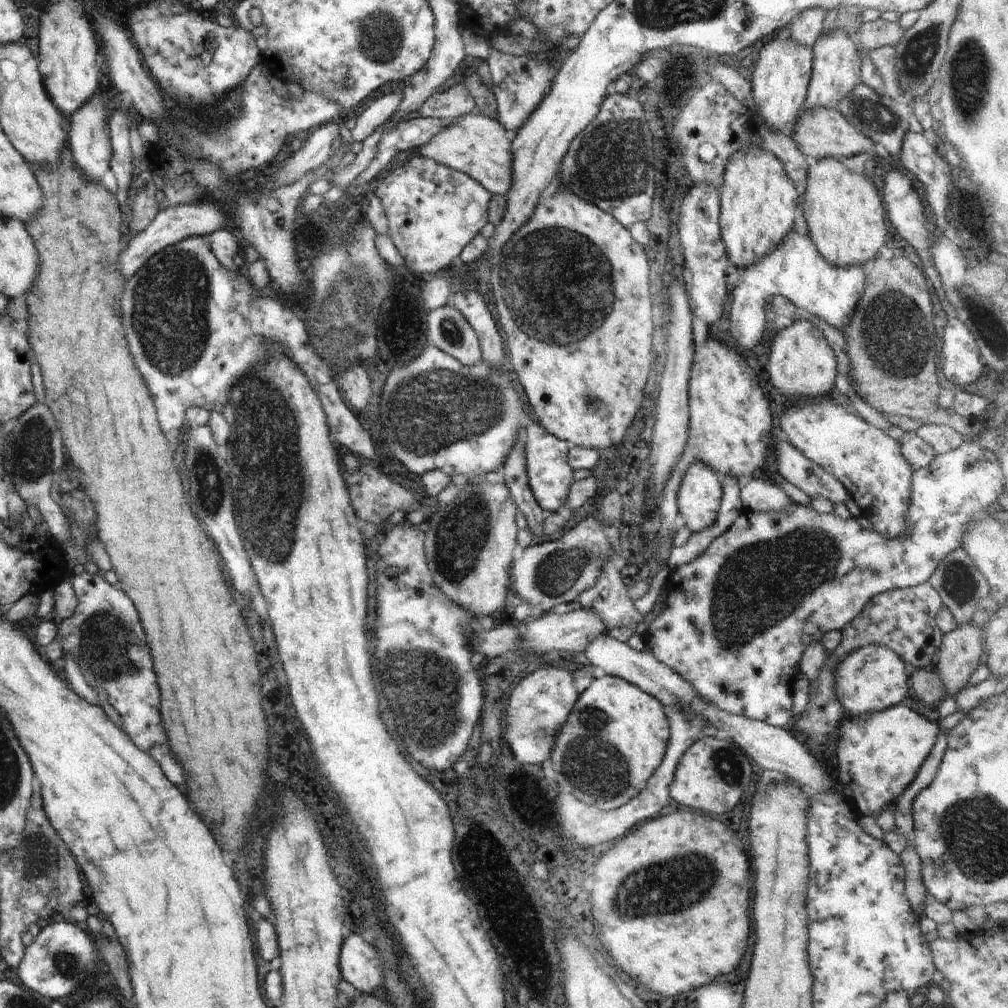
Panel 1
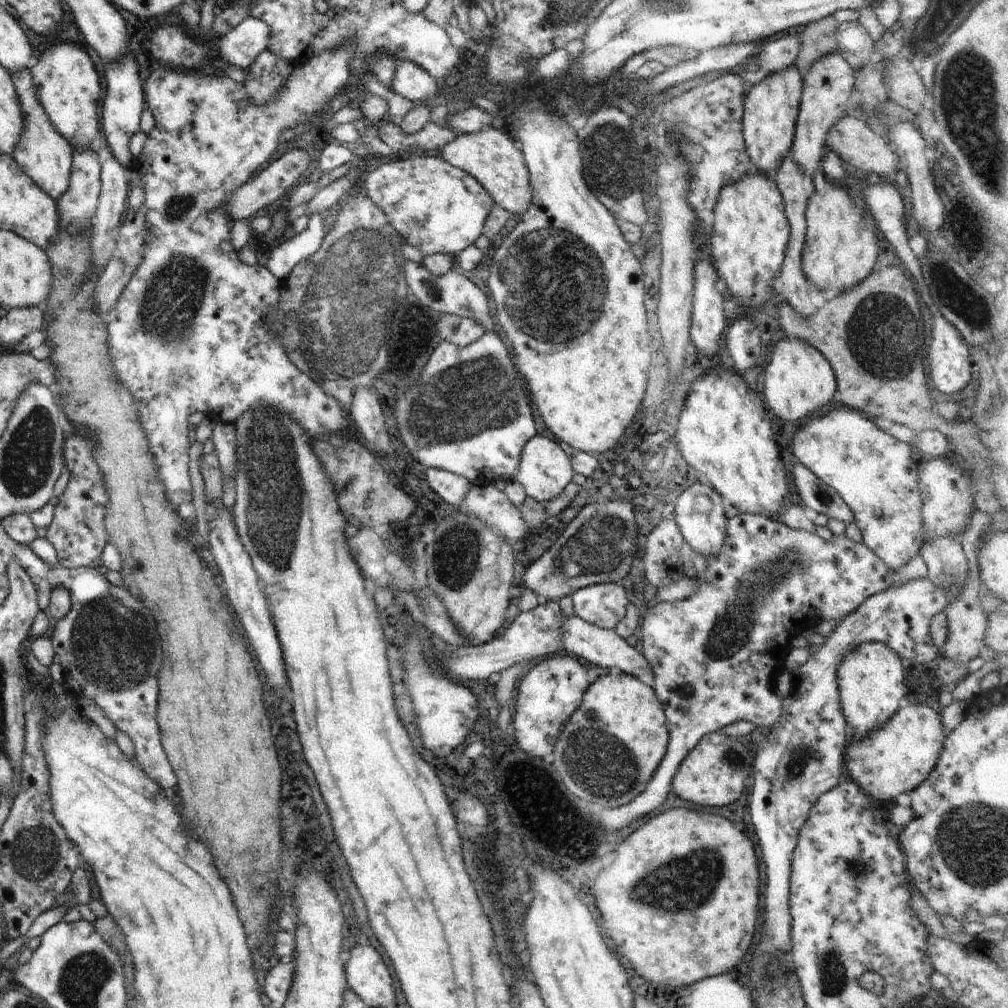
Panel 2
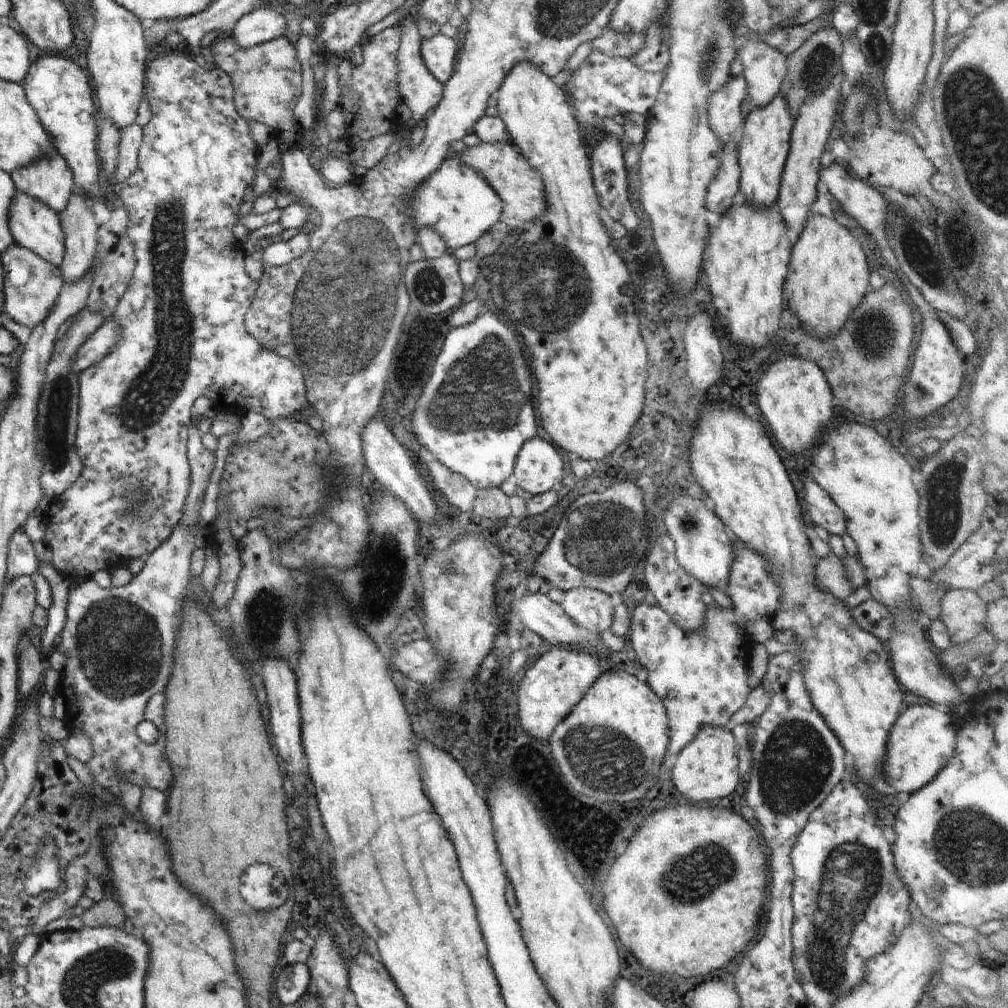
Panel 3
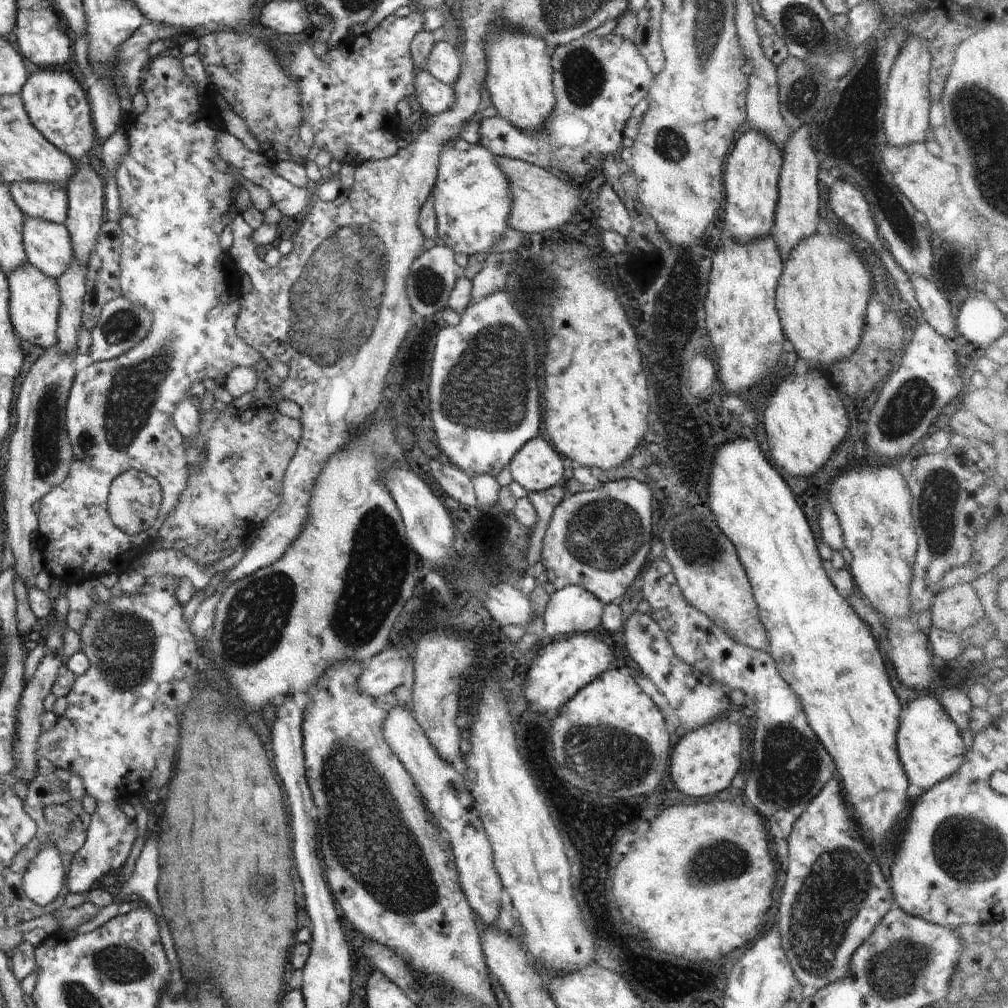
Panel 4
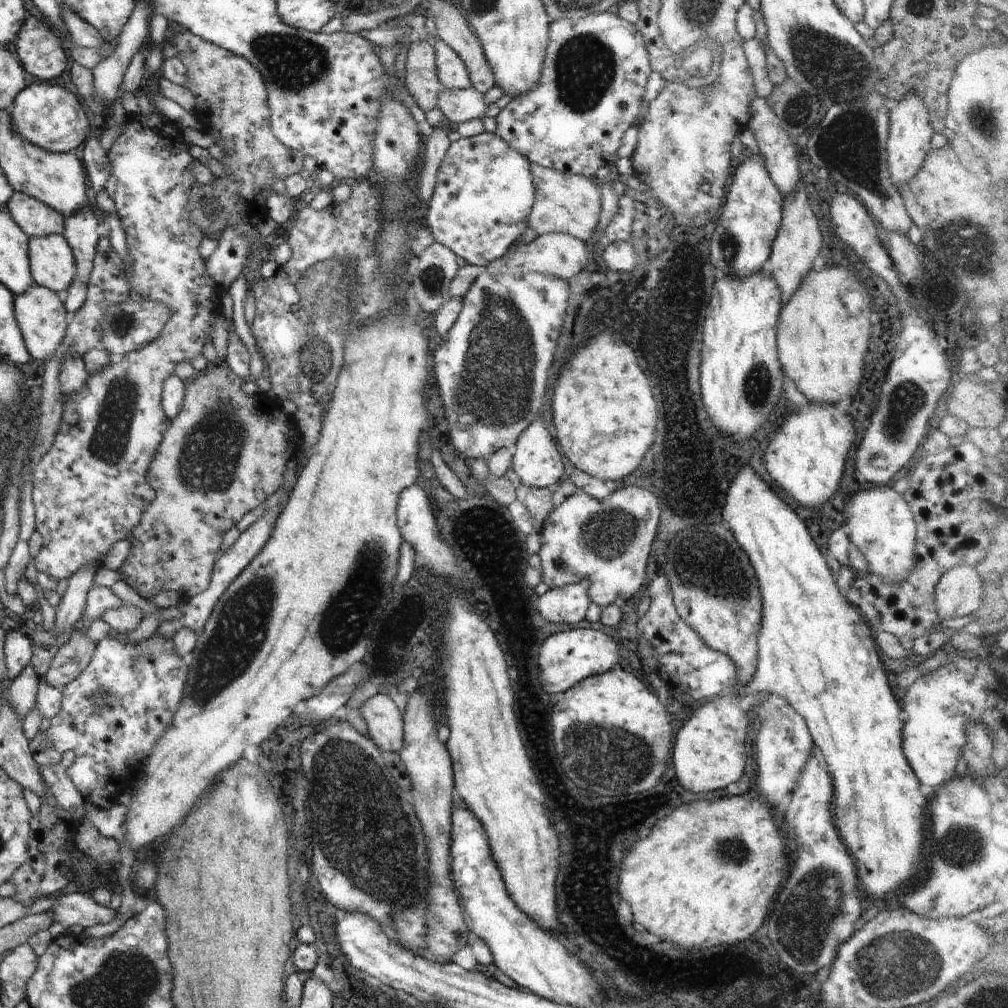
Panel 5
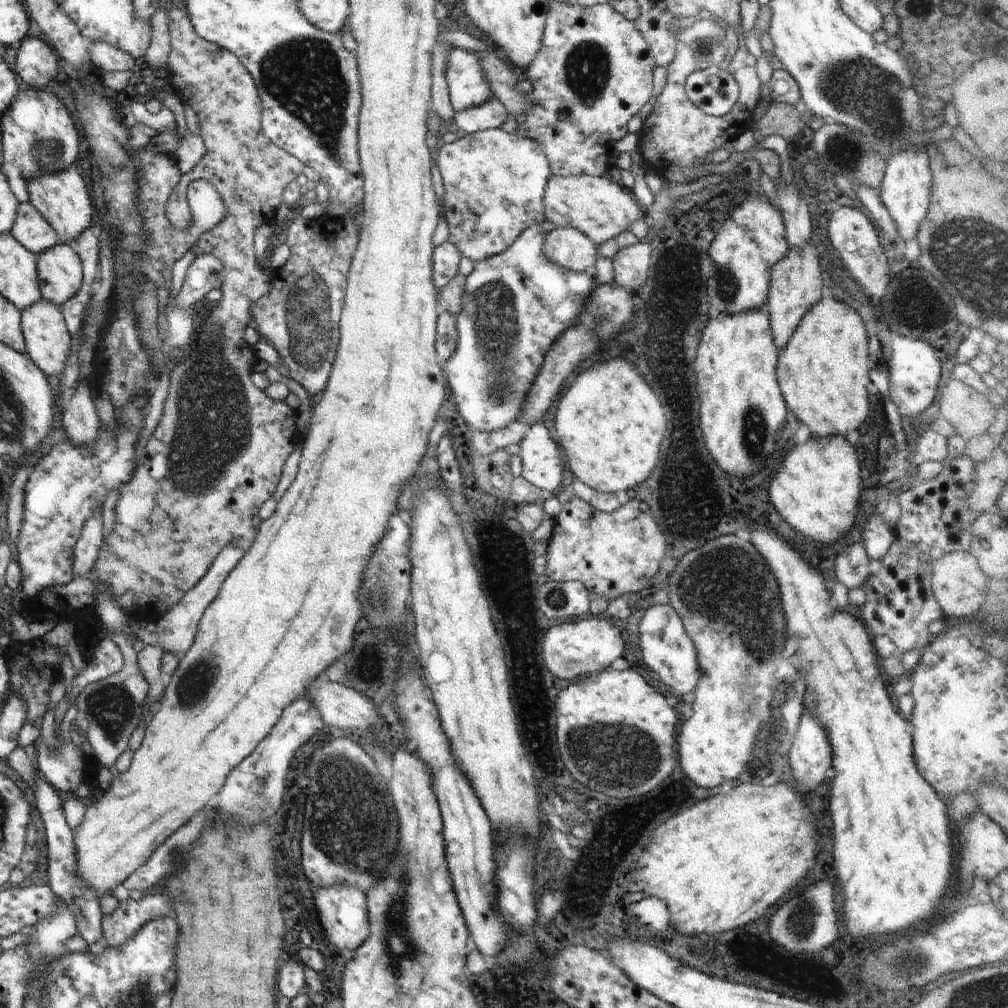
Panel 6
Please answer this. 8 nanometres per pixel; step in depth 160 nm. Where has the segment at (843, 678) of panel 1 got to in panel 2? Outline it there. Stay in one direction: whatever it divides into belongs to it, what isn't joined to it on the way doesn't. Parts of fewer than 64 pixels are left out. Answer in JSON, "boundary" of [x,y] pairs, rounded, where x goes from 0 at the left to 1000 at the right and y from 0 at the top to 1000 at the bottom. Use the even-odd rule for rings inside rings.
{"boundary":[[[853,638],[841,648],[830,665],[836,709],[845,718],[843,729],[855,732],[876,719],[898,696],[901,688],[894,653],[877,638]]]}

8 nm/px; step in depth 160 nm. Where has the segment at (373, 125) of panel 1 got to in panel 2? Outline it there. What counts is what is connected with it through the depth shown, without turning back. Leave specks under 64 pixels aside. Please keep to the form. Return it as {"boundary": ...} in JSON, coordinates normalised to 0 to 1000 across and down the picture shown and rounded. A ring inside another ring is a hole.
{"boundary":[[[397,61],[393,63],[388,88],[411,103],[420,103],[425,97],[436,95],[431,79],[407,61]]]}

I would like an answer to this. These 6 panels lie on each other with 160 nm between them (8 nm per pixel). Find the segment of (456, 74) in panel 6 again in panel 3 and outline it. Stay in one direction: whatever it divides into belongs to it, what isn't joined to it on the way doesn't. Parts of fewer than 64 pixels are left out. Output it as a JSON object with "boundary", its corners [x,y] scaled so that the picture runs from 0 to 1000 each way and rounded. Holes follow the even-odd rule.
{"boundary":[[[435,33],[428,37],[418,38],[418,57],[429,75],[439,84],[450,73],[450,63],[452,63],[452,52],[454,52],[452,40]]]}

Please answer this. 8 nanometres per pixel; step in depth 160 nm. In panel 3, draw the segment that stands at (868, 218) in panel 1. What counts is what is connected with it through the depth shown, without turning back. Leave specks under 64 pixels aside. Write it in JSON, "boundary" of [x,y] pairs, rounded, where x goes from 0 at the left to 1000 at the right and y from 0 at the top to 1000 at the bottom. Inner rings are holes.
{"boundary":[[[806,210],[786,248],[777,282],[783,290],[780,300],[787,306],[788,318],[794,319],[794,323],[805,332],[818,336],[836,324],[840,313],[864,287],[859,252],[853,240],[831,220],[828,213],[816,214]]]}

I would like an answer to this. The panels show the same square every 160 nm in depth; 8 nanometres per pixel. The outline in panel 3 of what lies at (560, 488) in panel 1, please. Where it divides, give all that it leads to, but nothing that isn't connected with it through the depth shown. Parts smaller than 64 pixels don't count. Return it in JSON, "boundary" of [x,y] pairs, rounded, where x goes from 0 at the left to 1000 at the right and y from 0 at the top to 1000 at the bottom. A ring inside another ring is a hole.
{"boundary":[[[530,434],[523,437],[515,446],[508,474],[513,482],[534,492],[554,484],[561,472],[560,458],[552,444]]]}

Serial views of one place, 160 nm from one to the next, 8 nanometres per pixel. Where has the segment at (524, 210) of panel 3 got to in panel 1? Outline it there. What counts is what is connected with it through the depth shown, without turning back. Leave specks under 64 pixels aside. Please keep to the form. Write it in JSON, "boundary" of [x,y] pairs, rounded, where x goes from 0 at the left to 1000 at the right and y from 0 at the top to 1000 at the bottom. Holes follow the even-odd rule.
{"boundary":[[[468,111],[454,116],[448,123],[438,127],[415,153],[459,171],[476,182],[486,192],[501,195],[508,183],[507,138],[503,129],[493,120]]]}

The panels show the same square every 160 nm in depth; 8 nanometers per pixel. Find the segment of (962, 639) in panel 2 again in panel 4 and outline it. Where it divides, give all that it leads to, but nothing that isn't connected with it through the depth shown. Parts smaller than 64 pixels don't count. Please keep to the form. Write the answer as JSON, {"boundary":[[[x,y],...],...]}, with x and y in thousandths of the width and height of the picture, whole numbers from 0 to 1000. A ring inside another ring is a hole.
{"boundary":[[[962,578],[933,586],[926,593],[923,609],[925,620],[950,629],[977,612],[970,589]]]}

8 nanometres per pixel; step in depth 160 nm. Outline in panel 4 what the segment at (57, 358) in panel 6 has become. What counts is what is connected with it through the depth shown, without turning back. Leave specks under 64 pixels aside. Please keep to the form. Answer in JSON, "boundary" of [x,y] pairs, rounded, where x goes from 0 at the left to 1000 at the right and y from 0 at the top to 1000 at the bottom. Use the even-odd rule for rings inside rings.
{"boundary":[[[30,259],[7,272],[9,282],[8,312],[15,331],[24,337],[25,343],[41,343],[45,347],[58,339],[57,321],[60,306],[59,282],[47,275]]]}

